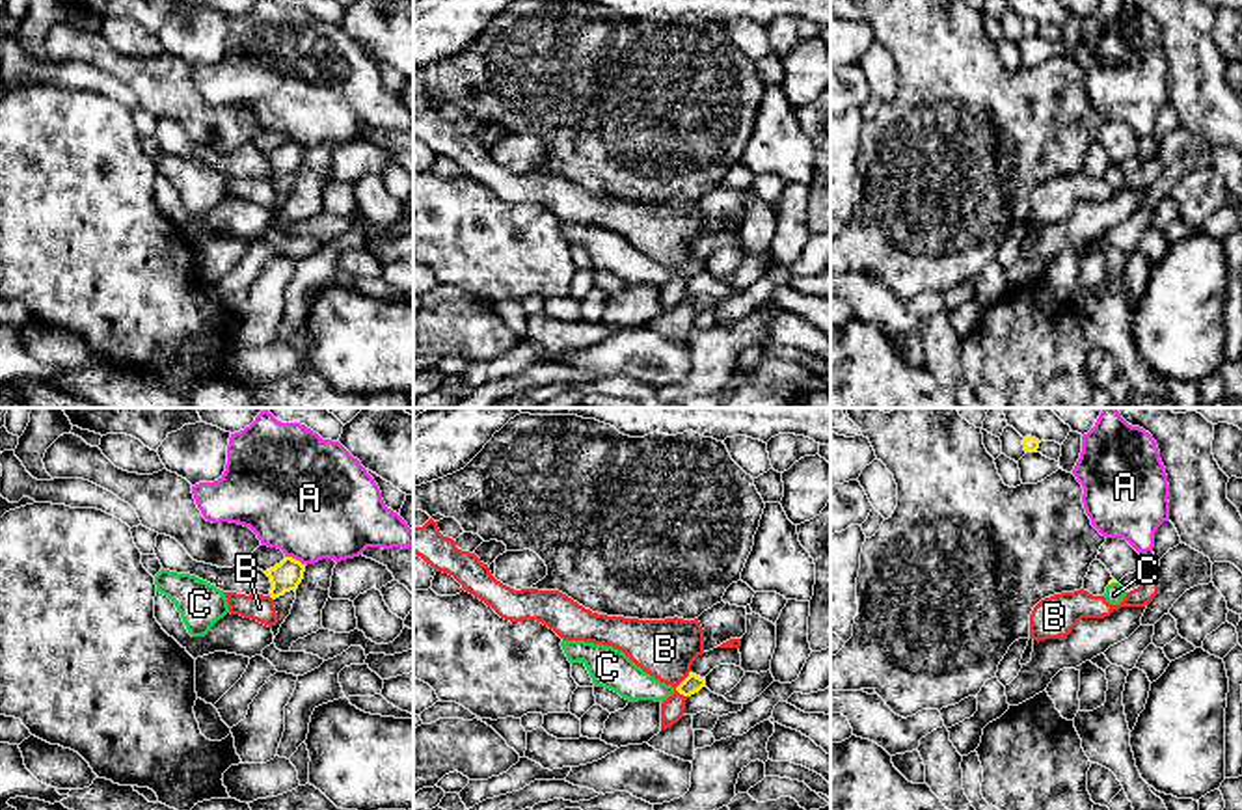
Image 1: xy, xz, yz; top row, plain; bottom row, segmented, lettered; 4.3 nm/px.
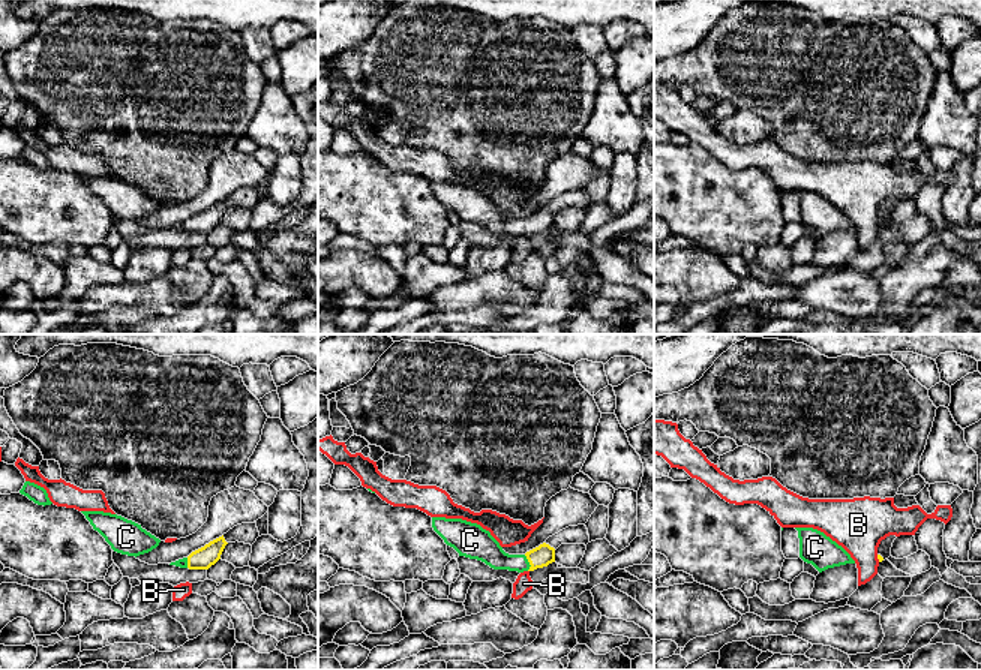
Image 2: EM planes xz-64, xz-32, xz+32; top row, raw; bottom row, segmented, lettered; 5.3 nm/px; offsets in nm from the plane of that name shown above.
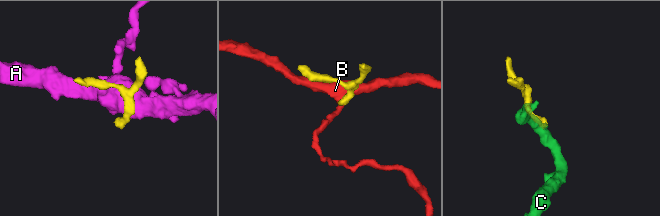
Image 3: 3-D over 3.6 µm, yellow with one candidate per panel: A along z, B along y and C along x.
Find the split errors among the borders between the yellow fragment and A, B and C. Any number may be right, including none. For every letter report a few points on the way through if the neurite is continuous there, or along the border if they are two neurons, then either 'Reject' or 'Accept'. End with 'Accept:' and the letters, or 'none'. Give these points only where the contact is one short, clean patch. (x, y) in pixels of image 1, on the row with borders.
A: Reject
B: Boundary: xz (689, 671), (676, 688), (684, 697). Reject
C: Path across: yz (1112, 580), (1112, 581), (1114, 594). Accept
Accept: C

